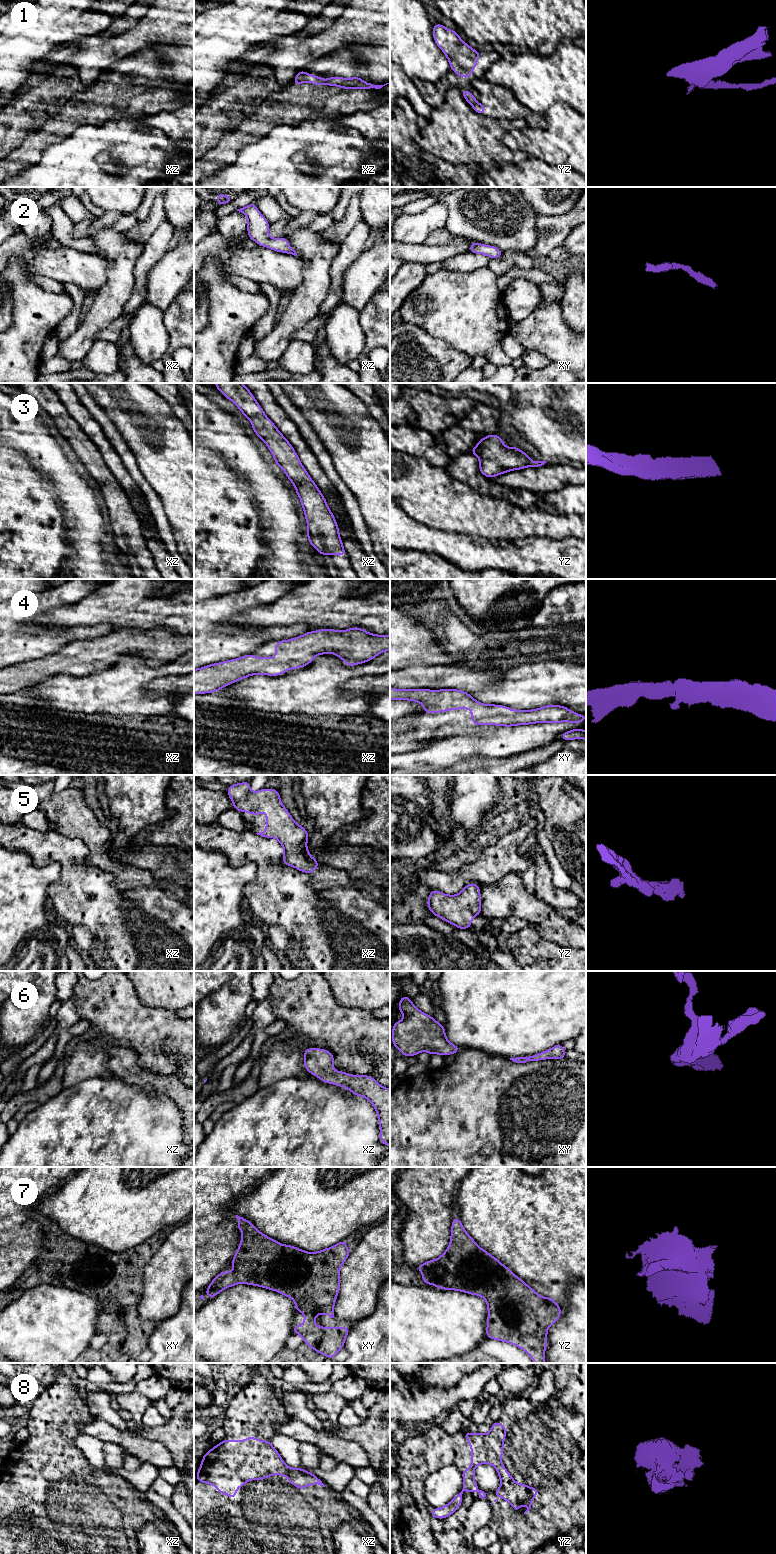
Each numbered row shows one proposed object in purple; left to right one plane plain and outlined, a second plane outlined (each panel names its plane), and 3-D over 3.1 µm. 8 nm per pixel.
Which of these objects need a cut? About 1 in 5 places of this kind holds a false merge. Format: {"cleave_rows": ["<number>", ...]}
{"cleave_rows": ["1"]}

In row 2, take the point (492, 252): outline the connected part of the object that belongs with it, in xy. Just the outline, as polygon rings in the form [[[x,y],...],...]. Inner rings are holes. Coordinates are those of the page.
[[[474,241],[471,242],[469,253],[485,254],[491,259],[500,258],[504,254],[503,251],[499,250],[495,246],[485,245]]]

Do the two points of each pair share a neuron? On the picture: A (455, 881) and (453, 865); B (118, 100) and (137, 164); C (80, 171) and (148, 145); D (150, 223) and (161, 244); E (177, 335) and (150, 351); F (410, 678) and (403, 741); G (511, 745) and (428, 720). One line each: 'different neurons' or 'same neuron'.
A: different neurons
B: different neurons
C: same neuron
D: different neurons
E: different neurons
F: different neurons
G: different neurons

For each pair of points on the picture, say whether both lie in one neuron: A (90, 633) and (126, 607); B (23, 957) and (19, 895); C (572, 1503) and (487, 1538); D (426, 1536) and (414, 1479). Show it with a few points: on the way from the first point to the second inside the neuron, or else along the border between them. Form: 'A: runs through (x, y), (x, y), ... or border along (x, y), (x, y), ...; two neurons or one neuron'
A: border along (79, 626), (110, 625), (115, 630); two neurons
B: runs through (19, 942), (19, 910); one neuron
C: border along (487, 1524), (499, 1537); two neurons
D: border along (415, 1502), (428, 1507); two neurons

